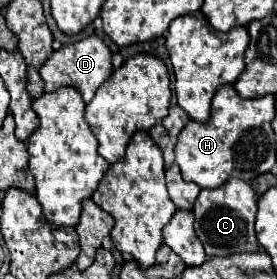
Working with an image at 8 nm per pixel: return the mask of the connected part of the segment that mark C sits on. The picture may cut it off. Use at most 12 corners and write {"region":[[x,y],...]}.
{"region":[[233,177],[201,189],[195,233],[209,257],[257,251],[257,195]]}

